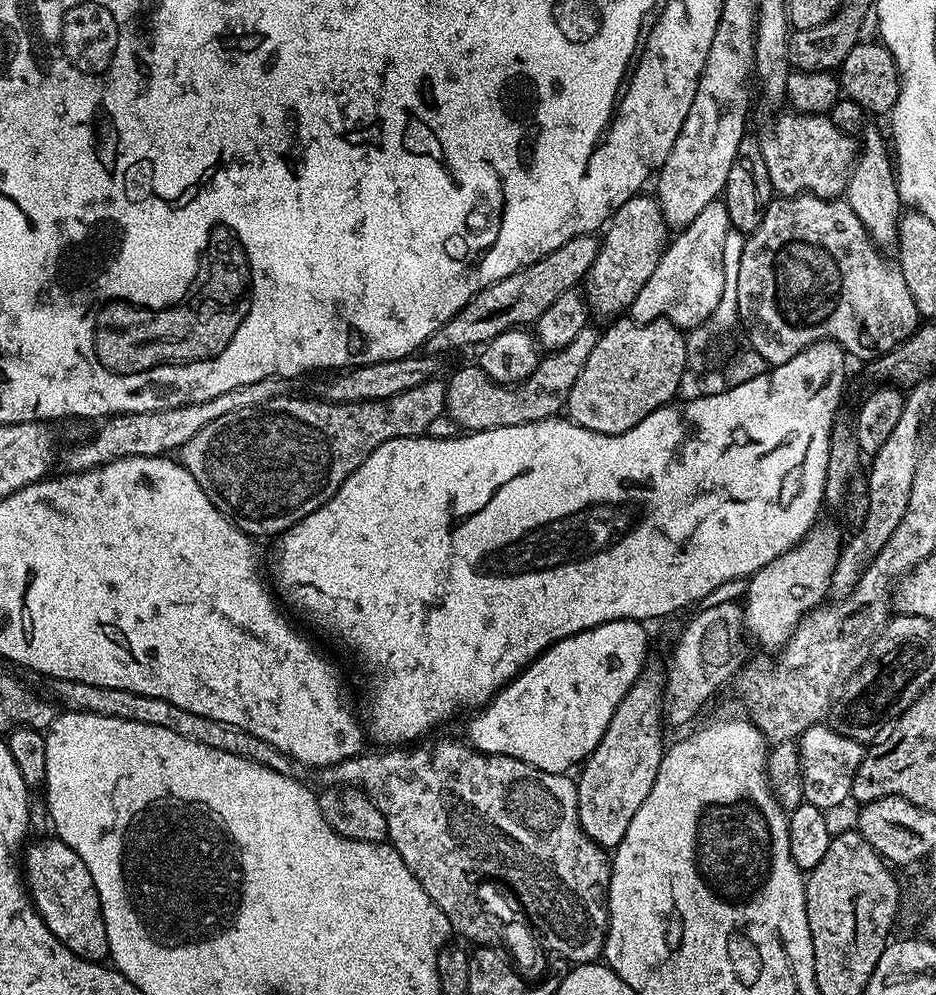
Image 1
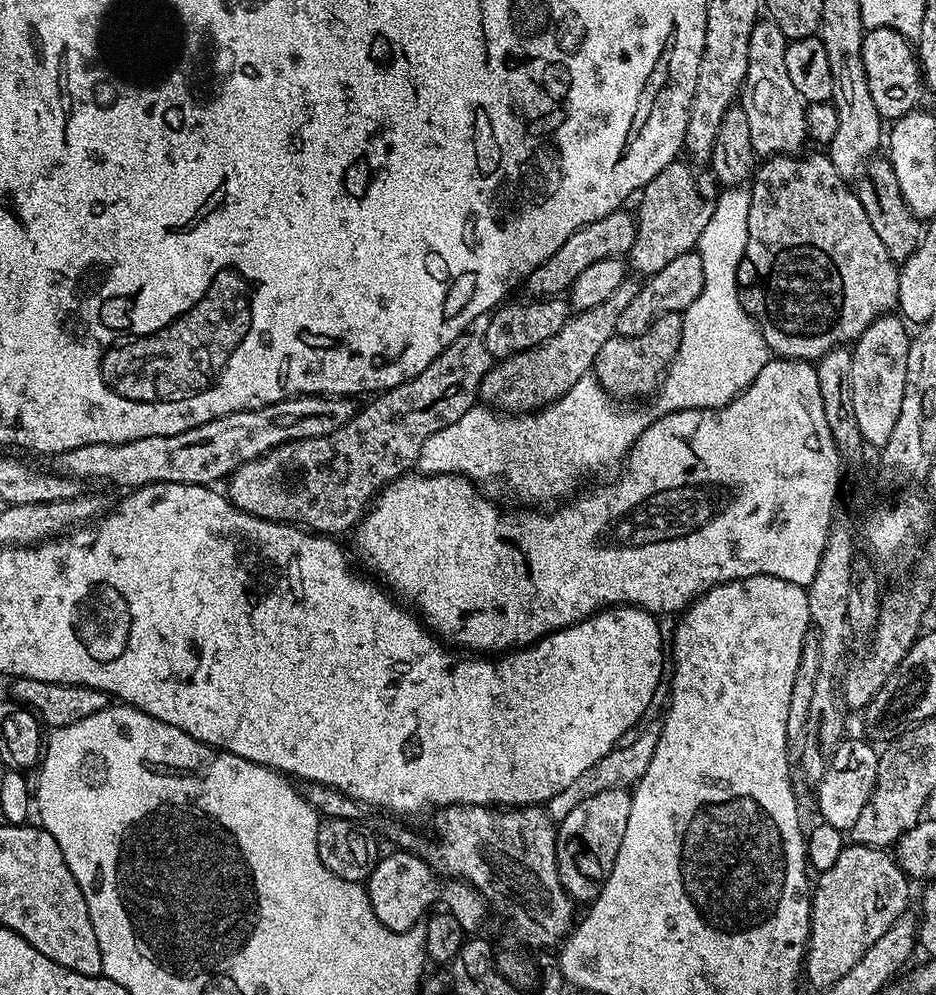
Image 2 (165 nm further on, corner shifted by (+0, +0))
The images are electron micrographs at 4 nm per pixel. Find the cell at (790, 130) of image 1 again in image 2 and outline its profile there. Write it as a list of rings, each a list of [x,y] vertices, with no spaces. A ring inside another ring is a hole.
[[[761,19],[750,30],[746,66],[748,73],[741,88],[740,107],[749,119],[750,146],[759,157],[799,153],[808,135],[806,101],[796,90],[786,70],[786,52],[790,41],[771,19]]]

